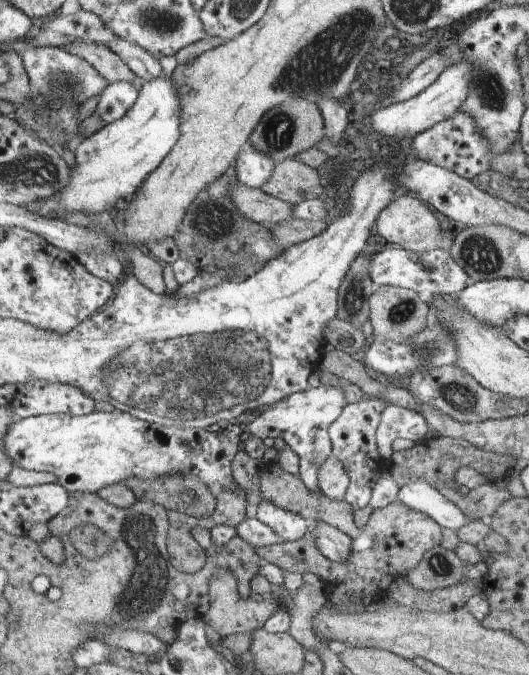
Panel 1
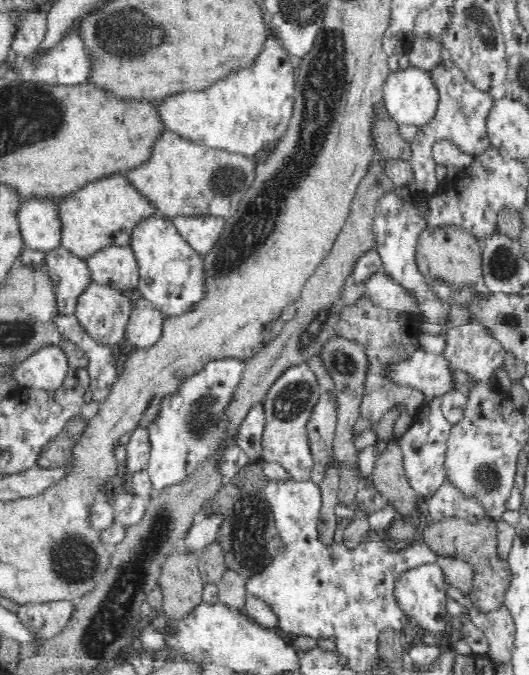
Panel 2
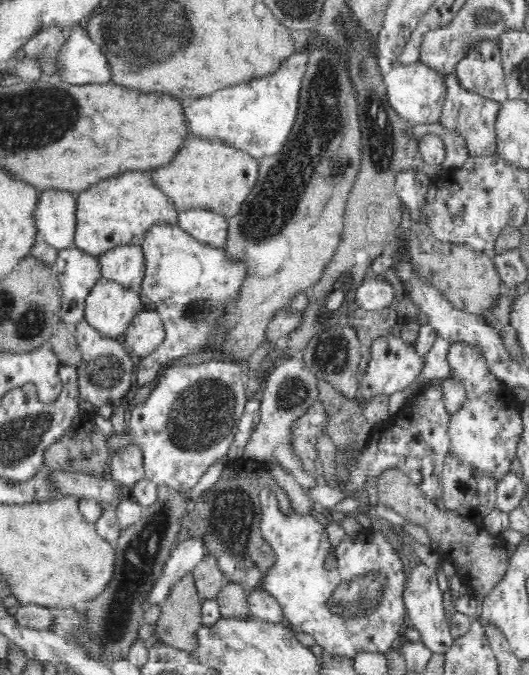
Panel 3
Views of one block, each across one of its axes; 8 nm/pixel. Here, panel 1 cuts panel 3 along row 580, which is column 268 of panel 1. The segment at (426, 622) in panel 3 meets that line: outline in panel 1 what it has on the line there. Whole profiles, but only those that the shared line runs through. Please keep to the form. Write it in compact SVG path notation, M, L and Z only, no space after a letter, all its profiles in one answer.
M343 384L340 386L319 385L308 390L283 398L281 402L273 404L263 414L256 417L247 425L248 433L265 440L265 438L281 438L300 457L300 477L311 493L323 496L319 486L319 470L321 464L332 455L332 441L330 429L348 406L343 394Z

